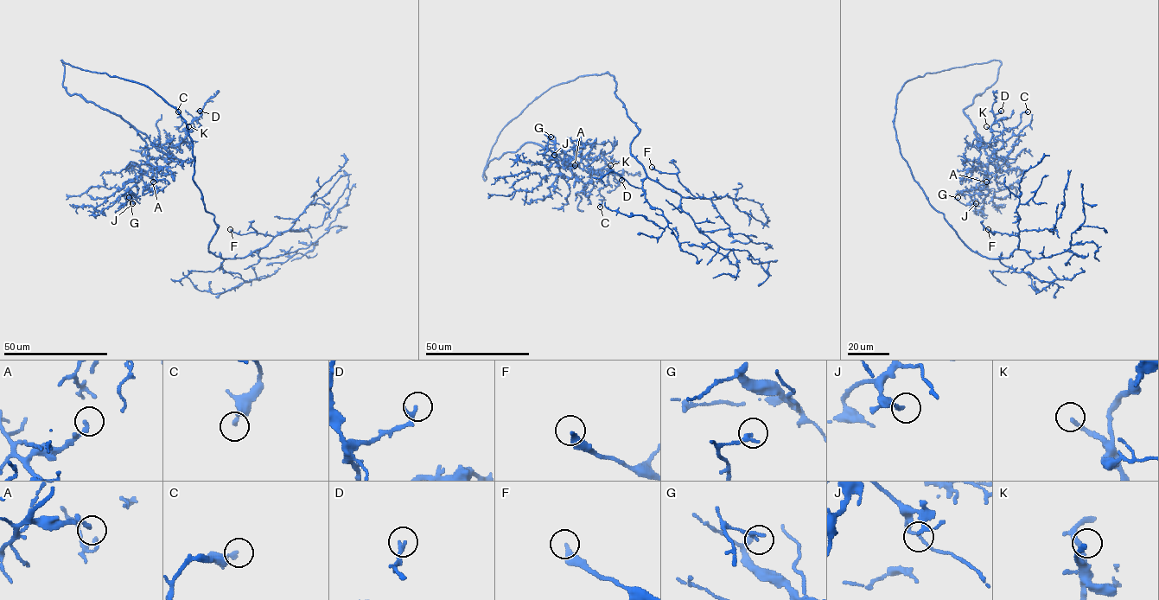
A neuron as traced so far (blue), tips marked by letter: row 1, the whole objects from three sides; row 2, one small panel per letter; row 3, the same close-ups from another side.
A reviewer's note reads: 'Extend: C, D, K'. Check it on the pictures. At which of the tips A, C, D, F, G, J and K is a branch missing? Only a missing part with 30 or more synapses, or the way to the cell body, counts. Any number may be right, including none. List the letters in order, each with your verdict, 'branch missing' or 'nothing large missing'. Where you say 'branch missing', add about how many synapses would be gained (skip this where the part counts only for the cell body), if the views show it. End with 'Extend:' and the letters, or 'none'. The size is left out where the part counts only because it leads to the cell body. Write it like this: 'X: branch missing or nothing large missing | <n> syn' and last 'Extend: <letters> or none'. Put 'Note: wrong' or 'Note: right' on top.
Note: right
A: nothing large missing
C: branch missing | 50 syn
D: branch missing | 70 syn
F: nothing large missing
G: nothing large missing
J: nothing large missing
K: branch missing | 200 syn
Extend: C, D, K

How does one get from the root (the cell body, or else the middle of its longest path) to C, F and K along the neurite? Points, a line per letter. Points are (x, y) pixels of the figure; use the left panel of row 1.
C: (161, 97), (61, 60), (68, 93), (120, 115), (161, 147), (187, 137), (178, 111)
F: (161, 97), (184, 119), (191, 139), (193, 180), (217, 226), (208, 251), (243, 258), (273, 237), (230, 229)
K: (161, 97), (136, 82), (61, 60), (68, 93), (120, 115), (155, 144), (175, 147), (188, 126)

